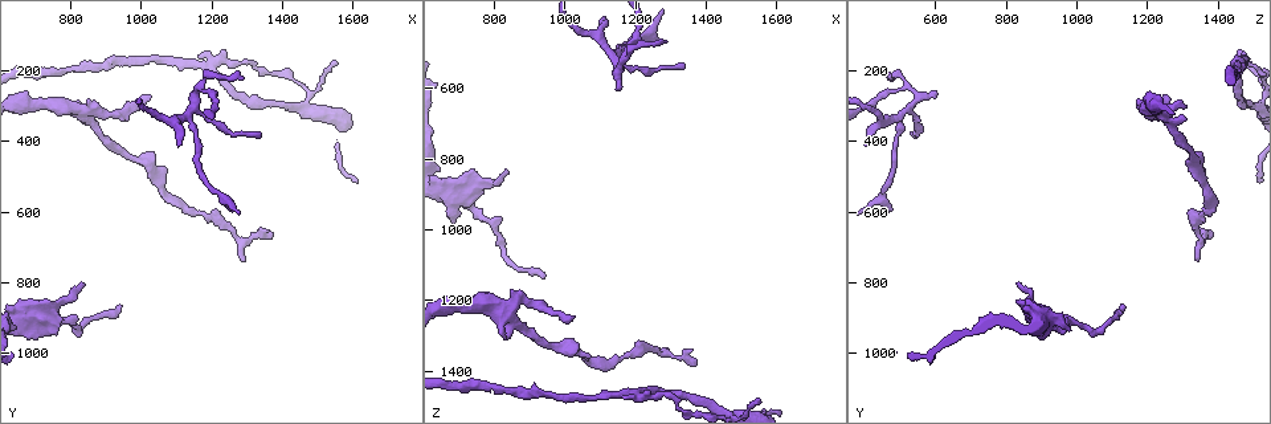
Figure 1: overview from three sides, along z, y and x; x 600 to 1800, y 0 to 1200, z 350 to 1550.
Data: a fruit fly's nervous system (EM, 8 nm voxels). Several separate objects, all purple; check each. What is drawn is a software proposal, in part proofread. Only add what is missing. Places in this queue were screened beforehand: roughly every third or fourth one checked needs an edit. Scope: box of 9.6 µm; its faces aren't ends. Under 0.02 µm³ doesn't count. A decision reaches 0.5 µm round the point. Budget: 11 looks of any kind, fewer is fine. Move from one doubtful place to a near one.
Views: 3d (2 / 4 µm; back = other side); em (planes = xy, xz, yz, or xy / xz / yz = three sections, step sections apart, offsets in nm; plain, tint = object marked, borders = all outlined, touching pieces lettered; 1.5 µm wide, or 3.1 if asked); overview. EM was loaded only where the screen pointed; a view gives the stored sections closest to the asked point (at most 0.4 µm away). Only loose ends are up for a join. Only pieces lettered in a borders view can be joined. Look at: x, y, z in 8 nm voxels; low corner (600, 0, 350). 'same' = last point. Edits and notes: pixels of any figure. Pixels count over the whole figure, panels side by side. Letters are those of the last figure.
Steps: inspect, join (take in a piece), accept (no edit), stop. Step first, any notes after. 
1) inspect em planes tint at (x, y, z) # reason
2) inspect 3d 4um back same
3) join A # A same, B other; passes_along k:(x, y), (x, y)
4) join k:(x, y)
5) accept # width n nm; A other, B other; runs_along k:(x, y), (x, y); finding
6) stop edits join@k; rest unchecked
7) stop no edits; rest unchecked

inspect 3d 2um at (840, 790, 830)

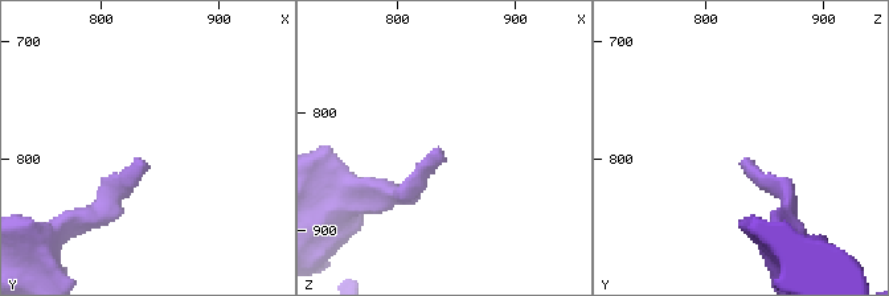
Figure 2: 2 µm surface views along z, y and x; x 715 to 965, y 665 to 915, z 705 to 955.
inspect em planes borders at (836, 804, 832)

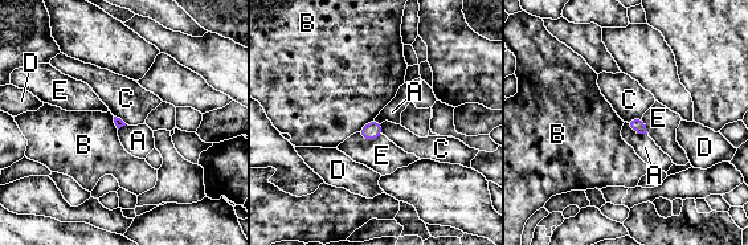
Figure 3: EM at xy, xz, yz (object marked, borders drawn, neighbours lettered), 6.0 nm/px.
accept # A other, B other, C other, D other, E other; border 3:(625, 122), (637, 133), (646, 134); no lettered piece goes on from it

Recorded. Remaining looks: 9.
inspect 3d 2um at (1340, 390, 530) # branch stops here

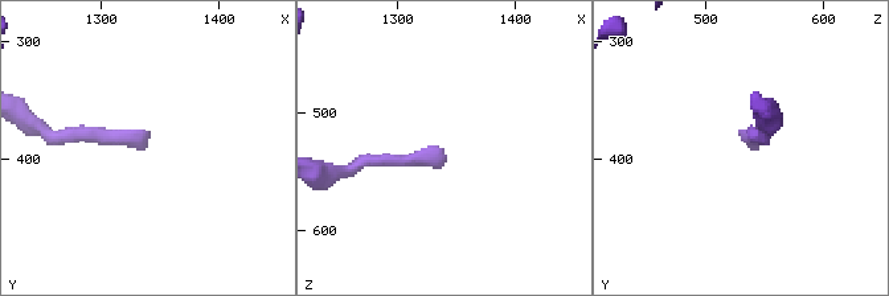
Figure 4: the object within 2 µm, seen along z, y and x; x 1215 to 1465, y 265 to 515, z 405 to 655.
inspect em planes plain at (1336, 386, 534) # now the EM

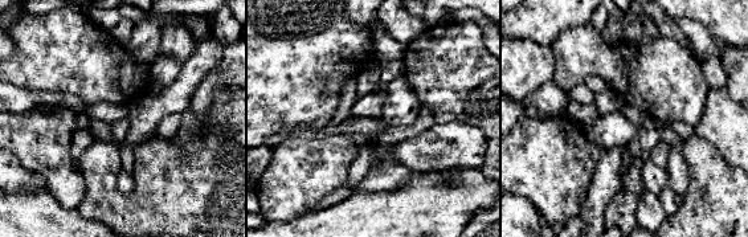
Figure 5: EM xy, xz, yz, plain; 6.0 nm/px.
inspect em planes borders same # what lies round it

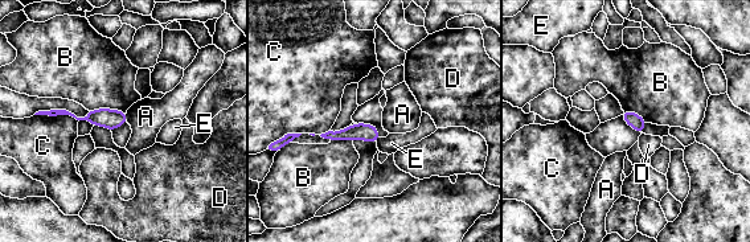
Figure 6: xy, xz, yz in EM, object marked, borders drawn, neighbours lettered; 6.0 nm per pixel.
accept # width 90 nm; A other, B other, C other, D other, E other; border 6:(126, 113), (127, 120); no lettered piece goes on from it

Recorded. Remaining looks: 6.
inspect 3d 2um at (1020, 280, 1250) # an open end

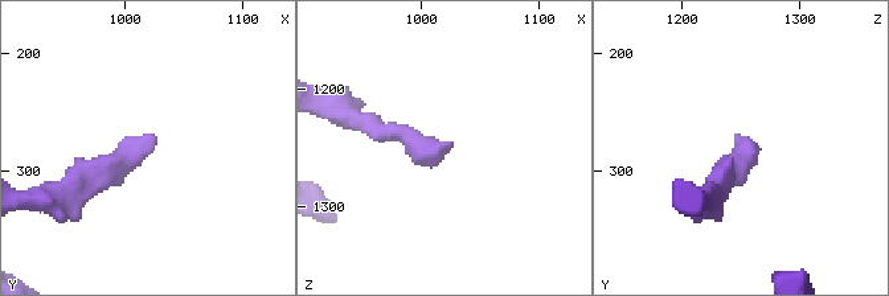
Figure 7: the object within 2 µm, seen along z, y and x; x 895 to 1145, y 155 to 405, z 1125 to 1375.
inspect em xy step 8 borders at (1024, 286, 1246) # need the tissue

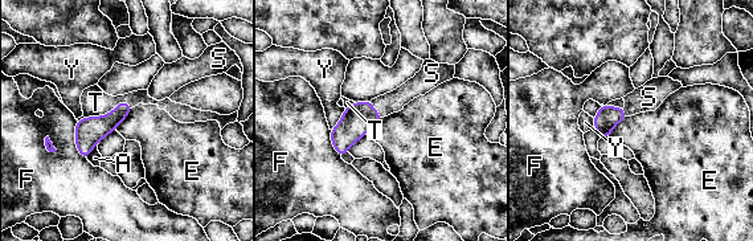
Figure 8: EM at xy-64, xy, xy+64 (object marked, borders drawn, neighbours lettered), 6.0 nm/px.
inspect em planes borders same # cut it another way

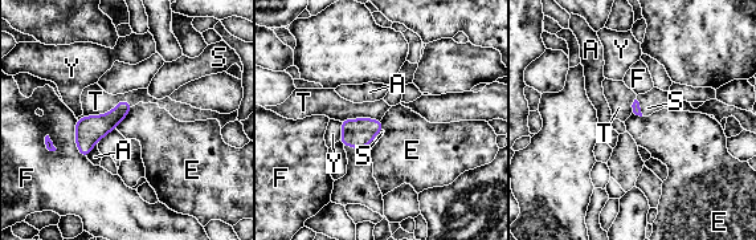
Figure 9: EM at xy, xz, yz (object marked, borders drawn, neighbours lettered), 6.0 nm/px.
join S # A other, E other, F other, S same, T other, Y other; passes_along 9:(636, 105), (638, 106), (656, 100); the neuron continues

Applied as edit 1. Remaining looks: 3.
inspect overview

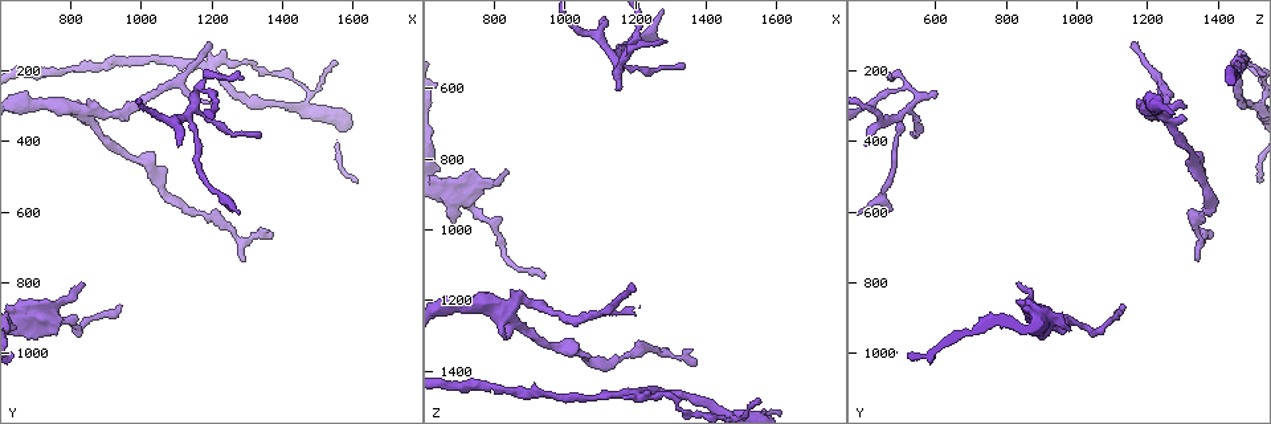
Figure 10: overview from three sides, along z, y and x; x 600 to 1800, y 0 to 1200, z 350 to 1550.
inspect em xy step 4 borders at (1370, 670, 1380) # tapers out

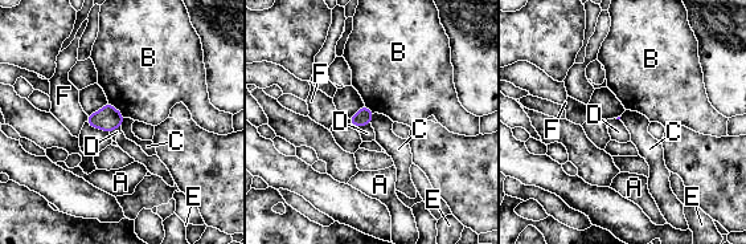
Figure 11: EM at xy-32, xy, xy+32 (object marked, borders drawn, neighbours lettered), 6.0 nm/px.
accept # longest_contact B 140 nm; A other, B other, C other, D other, E other, F other; border 11:(371, 123), (361, 125), (357, 129); no lettered piece goes on from it

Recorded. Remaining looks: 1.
stop edits join@9; rest unchecked

